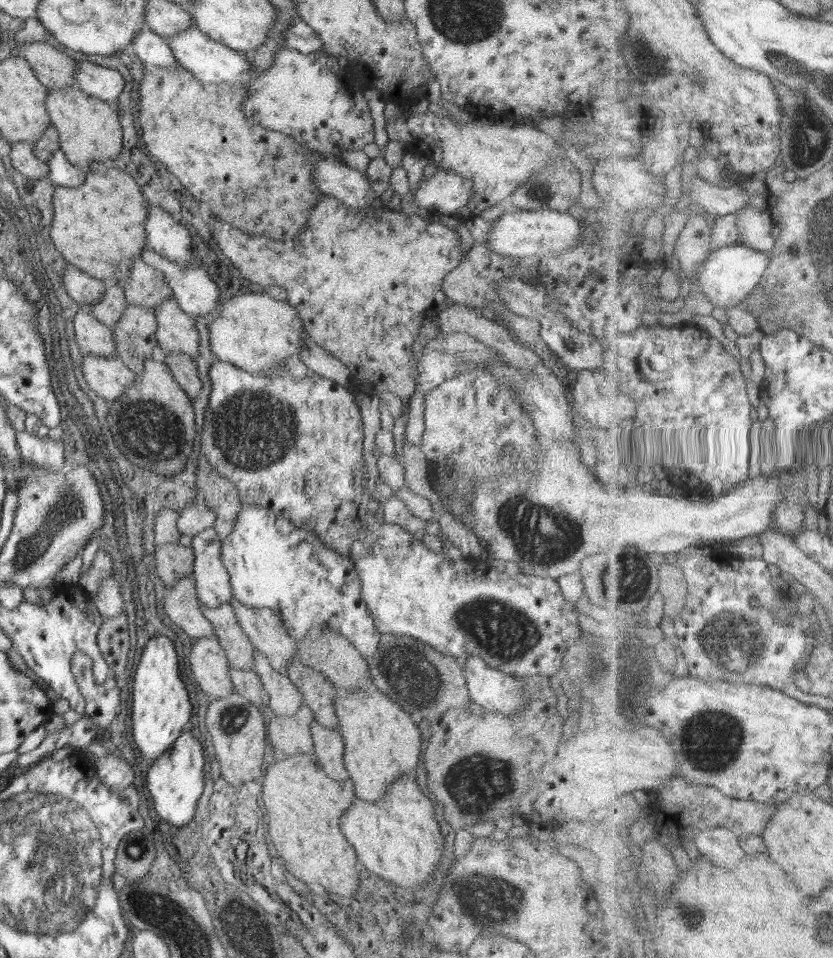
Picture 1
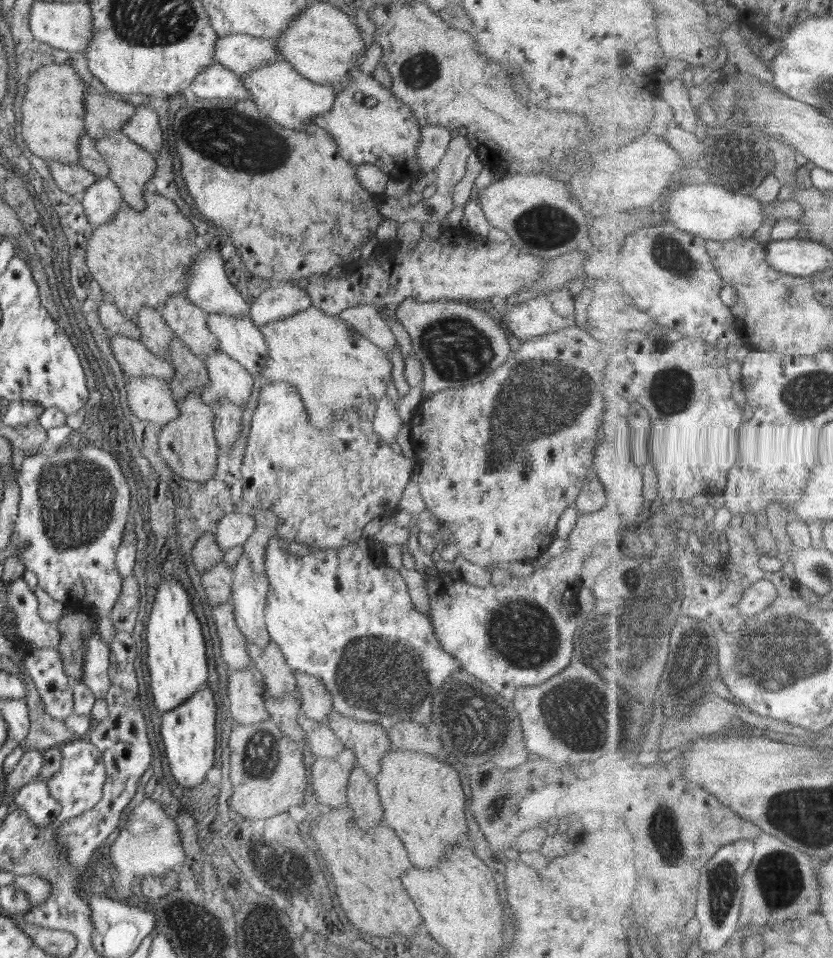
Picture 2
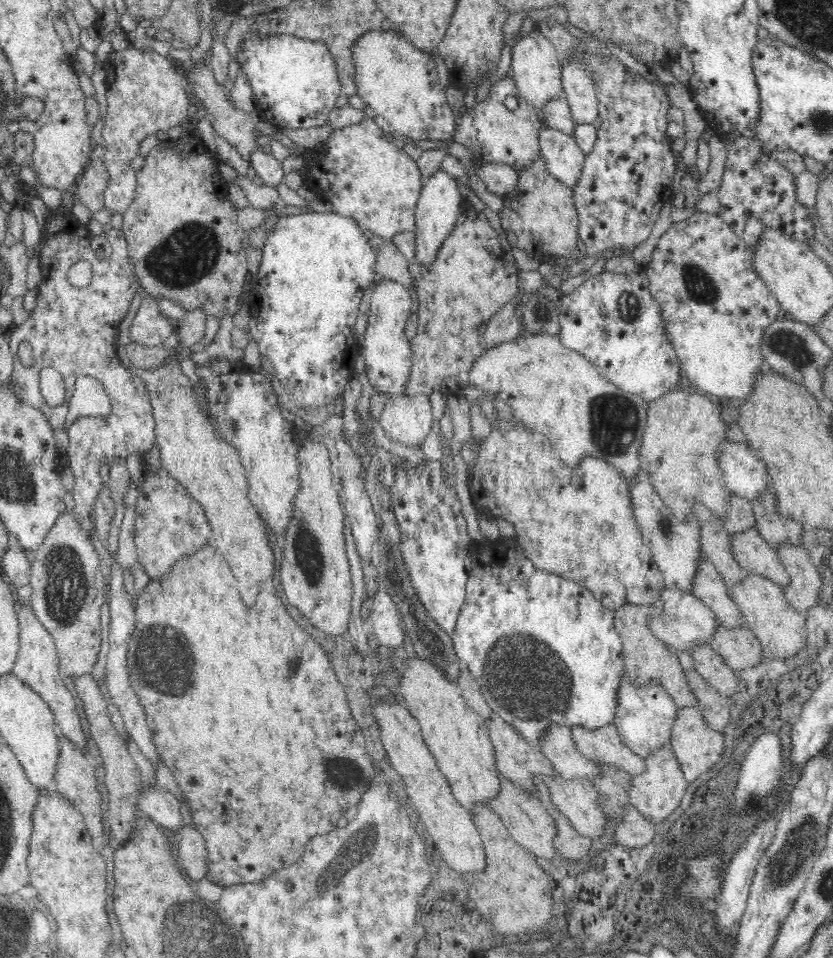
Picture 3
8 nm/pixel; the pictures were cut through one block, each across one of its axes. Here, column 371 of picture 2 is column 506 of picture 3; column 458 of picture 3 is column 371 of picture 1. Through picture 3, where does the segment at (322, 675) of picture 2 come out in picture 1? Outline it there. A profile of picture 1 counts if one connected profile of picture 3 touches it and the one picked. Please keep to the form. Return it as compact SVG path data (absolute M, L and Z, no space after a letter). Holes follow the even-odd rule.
M244 502L239 512L232 534L230 534L226 540L221 541L222 560L230 575L233 596L236 596L236 599L238 599L244 607L267 608L271 610L276 616L279 616L283 620L283 625L295 641L303 640L303 638L312 630L315 630L315 628L324 627L329 634L331 634L333 630L333 632L337 632L337 634L346 638L367 661L371 660L376 654L375 650L379 649L382 633L377 629L371 612L366 606L361 604L361 578L359 577L359 572L354 568L353 562L348 557L341 557L336 549L327 547L324 541L319 540L318 535L312 534L309 530L302 530L301 527L296 527L290 521L280 519L270 508L262 508L254 505L254 503Z

